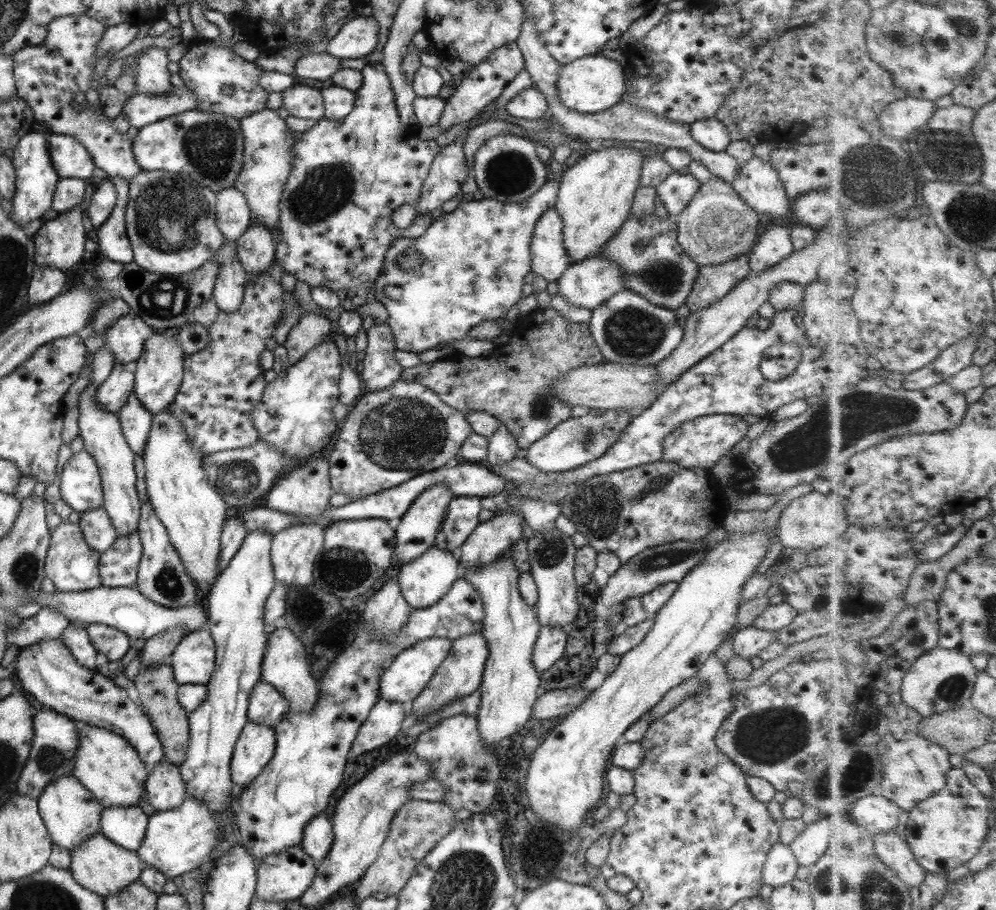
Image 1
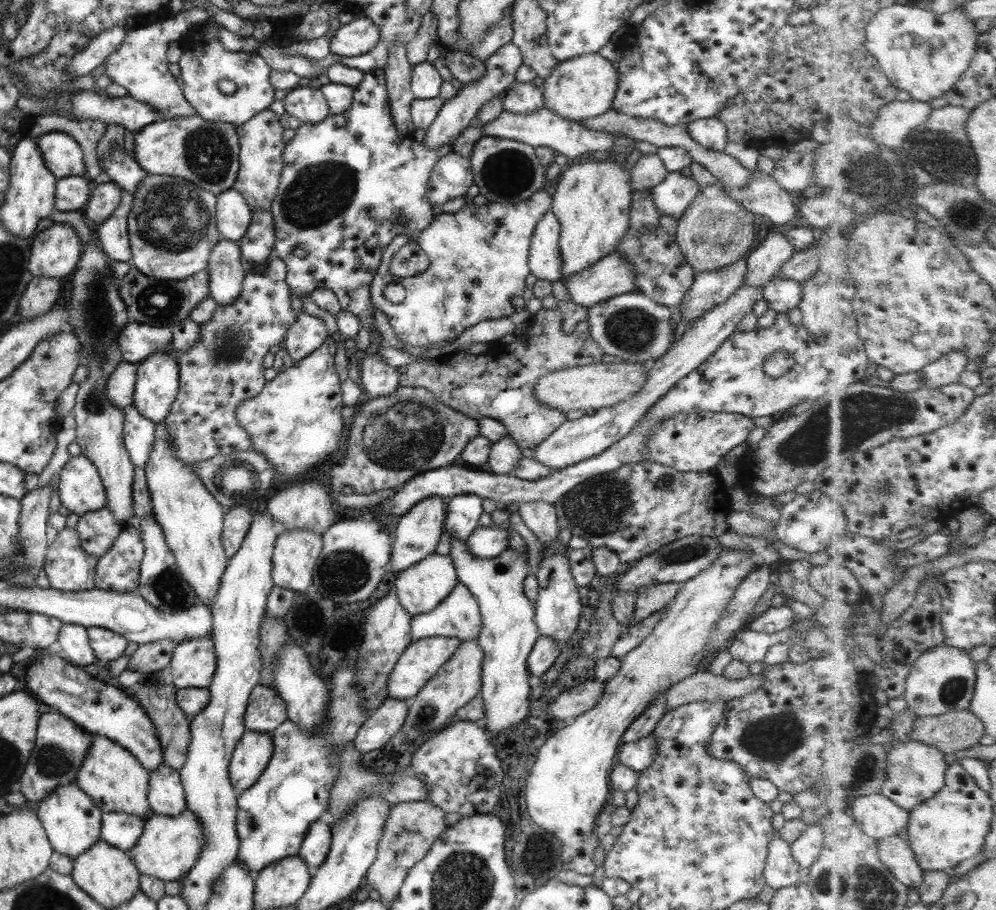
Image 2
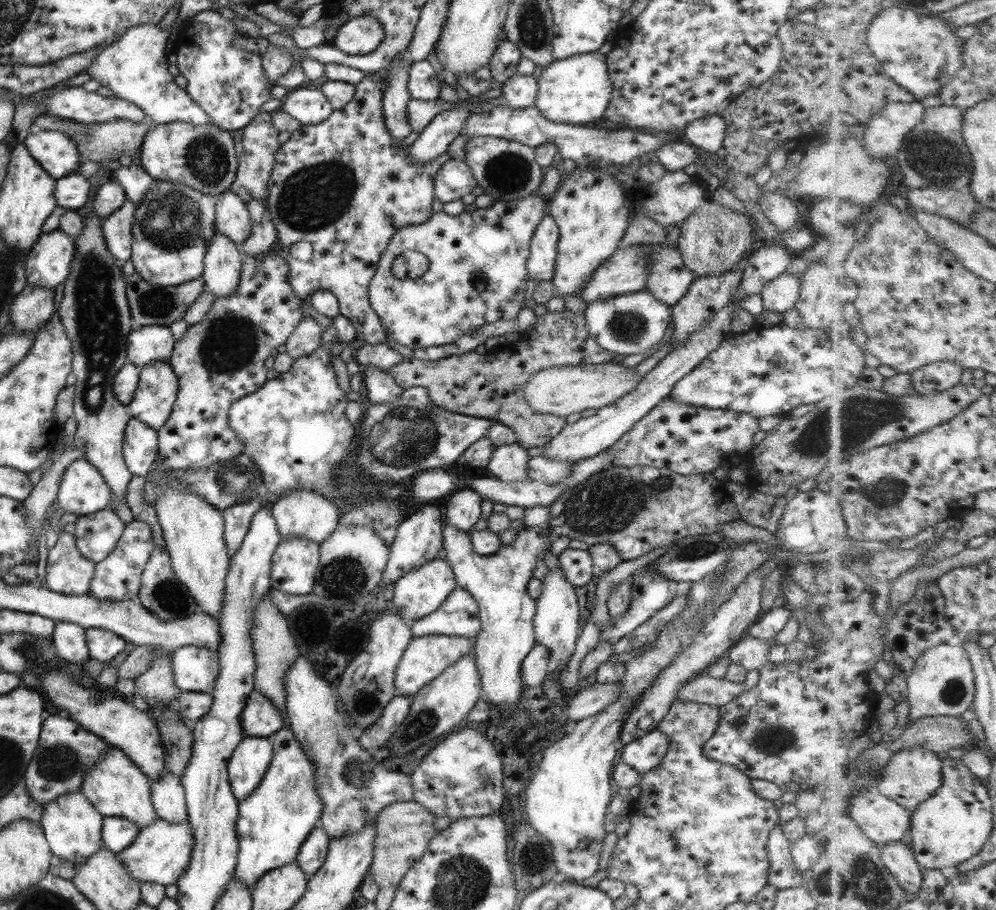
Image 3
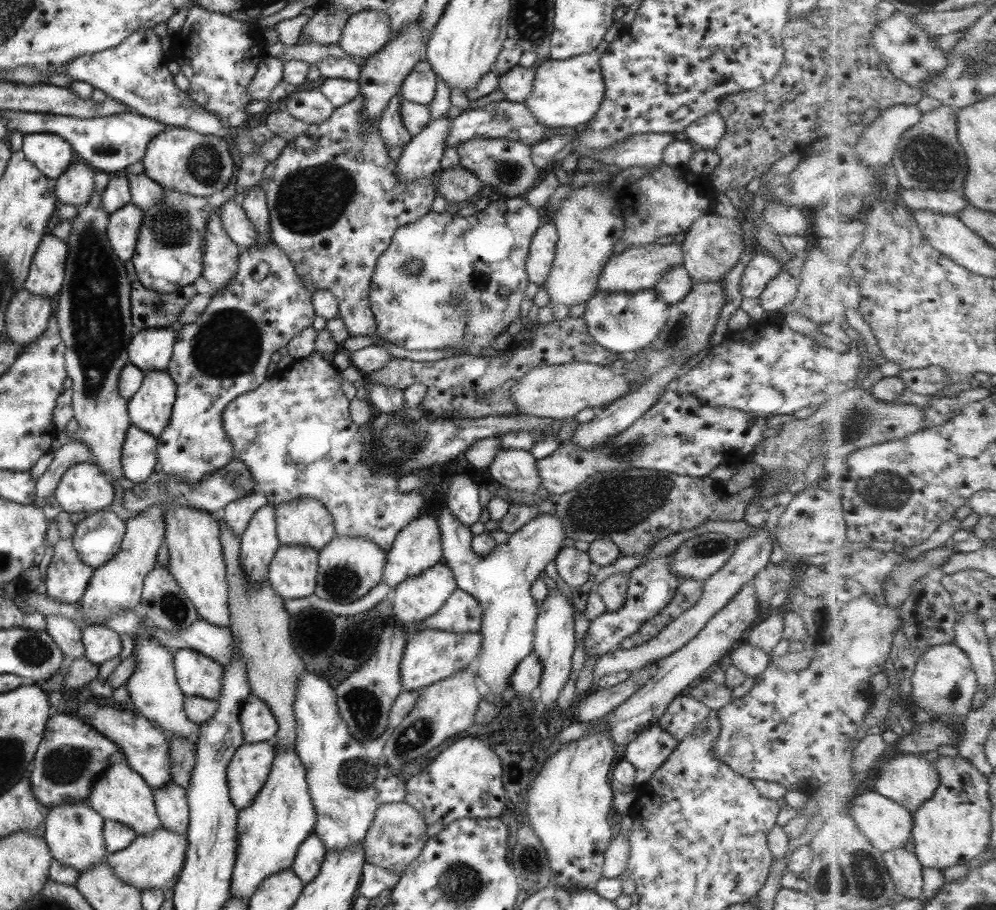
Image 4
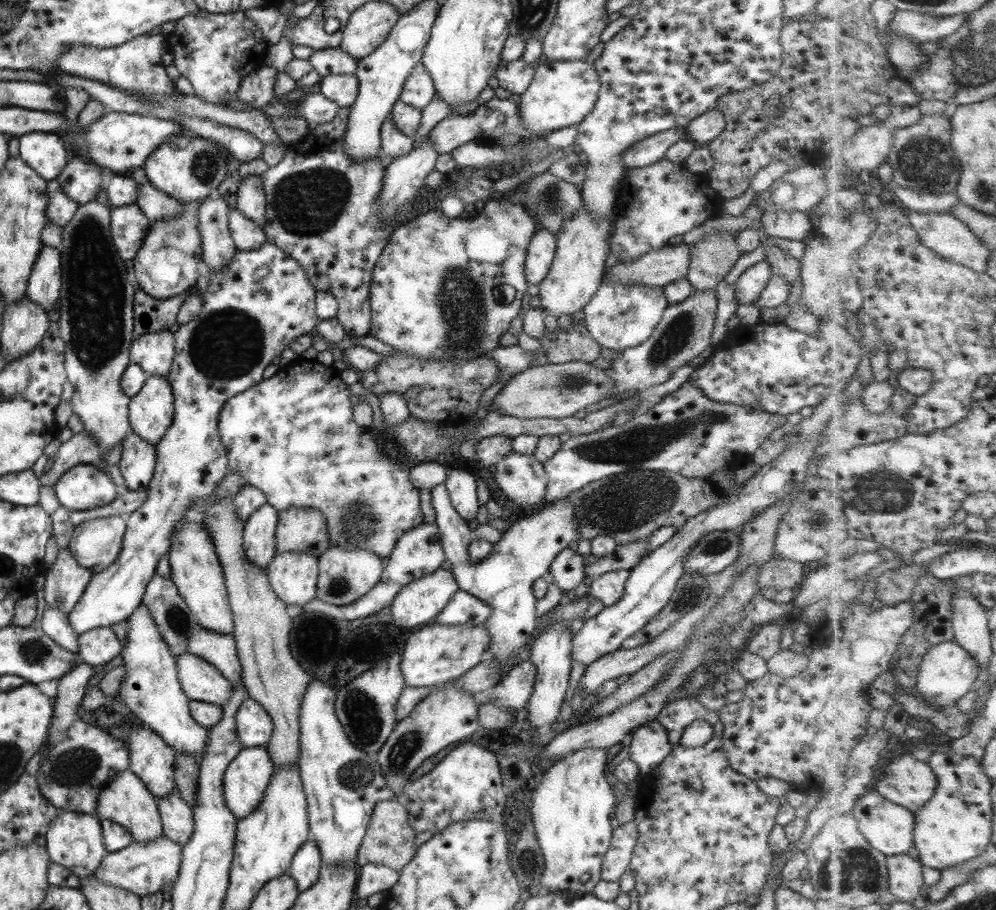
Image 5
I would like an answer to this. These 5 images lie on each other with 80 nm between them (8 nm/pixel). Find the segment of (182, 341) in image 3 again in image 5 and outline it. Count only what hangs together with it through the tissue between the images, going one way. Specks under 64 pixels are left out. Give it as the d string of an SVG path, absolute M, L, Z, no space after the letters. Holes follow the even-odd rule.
M269 242L255 250L237 251L222 266L220 273L208 278L207 292L201 296L203 304L197 317L179 325L173 334L175 357L166 376L174 400L173 416L165 435L154 446L156 459L146 499L127 516L121 552L115 562L101 573L92 574L77 604L66 614L77 637L93 628L110 627L126 620L140 604L145 587L156 575L157 560L170 551L172 536L182 526L182 518L186 516L188 508L215 492L228 473L225 449L217 435L219 410L230 396L261 382L261 374L271 365L273 358L279 357L295 338L315 328L319 322L314 310L315 292L299 263ZM263 266L267 266L267 273L255 278L255 270Z

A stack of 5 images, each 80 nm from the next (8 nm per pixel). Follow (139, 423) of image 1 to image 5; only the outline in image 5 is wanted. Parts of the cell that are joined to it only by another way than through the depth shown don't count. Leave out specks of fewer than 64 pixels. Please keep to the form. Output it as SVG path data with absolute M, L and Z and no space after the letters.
M129 432L122 440L120 459L117 464L125 488L129 490L148 488L155 459L154 446L141 441L141 438Z

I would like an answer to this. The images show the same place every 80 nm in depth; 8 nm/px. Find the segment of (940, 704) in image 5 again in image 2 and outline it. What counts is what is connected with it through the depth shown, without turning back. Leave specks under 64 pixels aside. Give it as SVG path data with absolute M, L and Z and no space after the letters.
M945 644L939 645L926 650L911 667L904 699L908 707L920 717L967 710L976 693L976 680L976 663L969 651Z

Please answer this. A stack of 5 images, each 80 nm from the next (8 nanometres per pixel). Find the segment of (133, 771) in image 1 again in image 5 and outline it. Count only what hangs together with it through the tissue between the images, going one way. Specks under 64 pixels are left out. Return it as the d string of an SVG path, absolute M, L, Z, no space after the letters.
M129 770L113 777L111 783L101 790L97 797L97 818L113 822L127 830L132 842L147 843L157 841L162 835L162 826L157 810L156 799L143 787L139 778Z

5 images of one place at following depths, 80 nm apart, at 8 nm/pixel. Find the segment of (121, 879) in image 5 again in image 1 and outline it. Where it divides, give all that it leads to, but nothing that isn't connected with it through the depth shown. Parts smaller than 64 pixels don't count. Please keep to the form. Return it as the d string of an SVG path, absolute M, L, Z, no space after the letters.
M185 796L177 809L149 811L143 842L136 851L137 857L144 867L158 870L166 879L181 876L207 862L219 842L219 826L219 821L213 819L201 801Z

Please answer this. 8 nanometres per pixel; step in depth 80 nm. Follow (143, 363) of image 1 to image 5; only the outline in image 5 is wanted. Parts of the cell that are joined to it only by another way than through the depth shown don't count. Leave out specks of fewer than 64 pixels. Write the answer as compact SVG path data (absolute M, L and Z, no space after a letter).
M148 376L139 392L129 399L129 432L155 446L171 425L173 401L166 377Z

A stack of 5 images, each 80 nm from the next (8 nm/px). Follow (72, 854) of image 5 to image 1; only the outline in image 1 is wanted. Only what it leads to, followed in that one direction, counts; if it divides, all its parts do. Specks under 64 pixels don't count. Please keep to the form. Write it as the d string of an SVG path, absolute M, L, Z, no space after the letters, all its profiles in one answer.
M63 775L49 783L41 791L36 802L39 817L44 823L52 845L71 852L100 832L99 822L103 808L72 775Z

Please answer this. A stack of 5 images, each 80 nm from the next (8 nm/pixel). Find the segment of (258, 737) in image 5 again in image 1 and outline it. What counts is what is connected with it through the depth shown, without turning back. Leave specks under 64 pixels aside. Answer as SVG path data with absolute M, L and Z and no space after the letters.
M260 681L250 690L246 708L248 722L274 727L288 711L288 702L270 684Z

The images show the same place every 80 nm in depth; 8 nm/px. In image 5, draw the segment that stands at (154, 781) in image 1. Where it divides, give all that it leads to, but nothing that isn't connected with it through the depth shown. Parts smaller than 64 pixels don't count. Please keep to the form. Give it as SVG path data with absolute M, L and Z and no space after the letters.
M174 789L167 797L156 799L157 810L162 826L162 835L175 845L189 843L193 832L193 814Z

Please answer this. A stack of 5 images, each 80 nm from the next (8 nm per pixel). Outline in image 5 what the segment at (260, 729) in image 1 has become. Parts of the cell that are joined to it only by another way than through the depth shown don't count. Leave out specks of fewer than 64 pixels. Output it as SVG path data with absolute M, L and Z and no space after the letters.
M263 746L241 749L226 766L223 774L223 801L225 801L225 807L229 809L229 813L235 817L236 821L241 821L259 807L273 772L269 755Z

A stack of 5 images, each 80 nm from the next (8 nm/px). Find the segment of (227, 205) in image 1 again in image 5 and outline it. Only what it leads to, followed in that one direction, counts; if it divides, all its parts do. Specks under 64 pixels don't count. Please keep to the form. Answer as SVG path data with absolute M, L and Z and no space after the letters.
M237 209L228 212L228 229L237 251L255 250L266 242L262 227L245 218Z

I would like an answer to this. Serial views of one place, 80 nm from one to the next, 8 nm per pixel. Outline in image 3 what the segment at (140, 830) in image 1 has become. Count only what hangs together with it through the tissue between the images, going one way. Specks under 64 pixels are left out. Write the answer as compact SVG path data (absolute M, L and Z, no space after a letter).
M103 817L101 824L103 847L115 854L130 846L139 830L123 818Z

